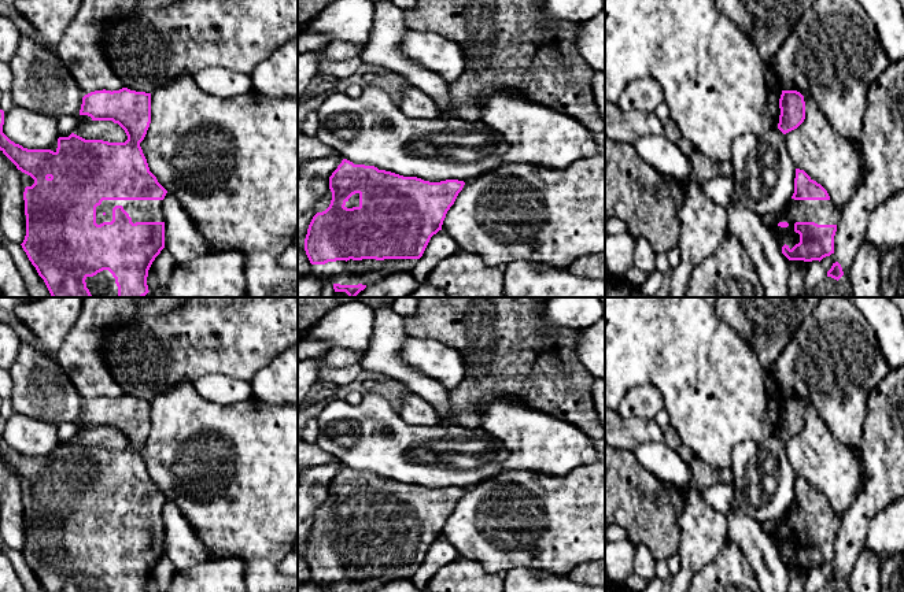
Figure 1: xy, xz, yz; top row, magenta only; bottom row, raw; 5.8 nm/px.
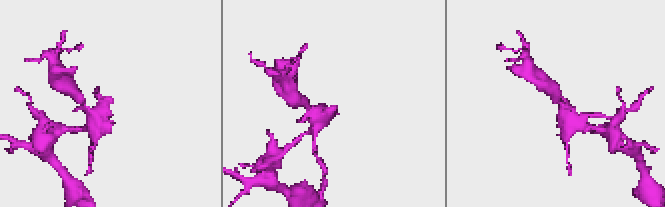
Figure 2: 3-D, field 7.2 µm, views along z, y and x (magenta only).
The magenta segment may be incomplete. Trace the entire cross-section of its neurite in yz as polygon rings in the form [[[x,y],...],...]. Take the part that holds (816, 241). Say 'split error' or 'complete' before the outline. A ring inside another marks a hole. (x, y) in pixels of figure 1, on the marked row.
split error | [[[796,169],[794,193],[774,230],[782,254],[789,260],[804,262],[830,256],[841,215],[842,208],[830,200],[827,190]]]

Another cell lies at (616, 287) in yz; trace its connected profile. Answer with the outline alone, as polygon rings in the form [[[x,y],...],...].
[[[605,267],[605,297],[647,297],[642,293],[639,285],[631,284],[626,275],[613,277],[609,275]]]

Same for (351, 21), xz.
[[[335,0],[306,27],[307,33],[325,34],[331,41],[368,44],[374,22],[373,0]]]

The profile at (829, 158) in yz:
[[[779,81],[779,86],[800,92],[805,101],[804,122],[785,134],[787,153],[796,169],[804,170],[827,190],[837,207],[844,208],[863,181],[861,152],[834,130],[809,92],[800,90],[793,82]]]

